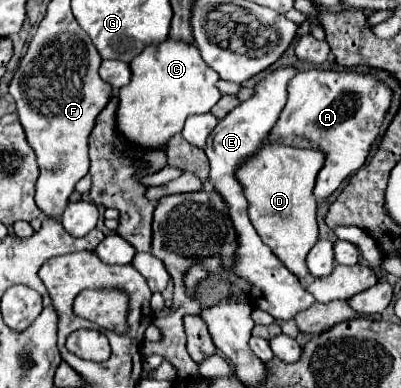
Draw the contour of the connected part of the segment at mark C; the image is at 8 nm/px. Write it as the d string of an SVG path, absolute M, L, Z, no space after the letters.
M163 41L159 45L147 47L141 55L131 61L131 83L119 89L119 107L117 107L117 129L121 129L121 137L131 141L131 145L141 145L141 149L167 149L169 139L175 133L181 133L183 123L189 115L209 113L211 107L221 99L217 89L219 75L205 65L195 45L187 45L181 41Z

